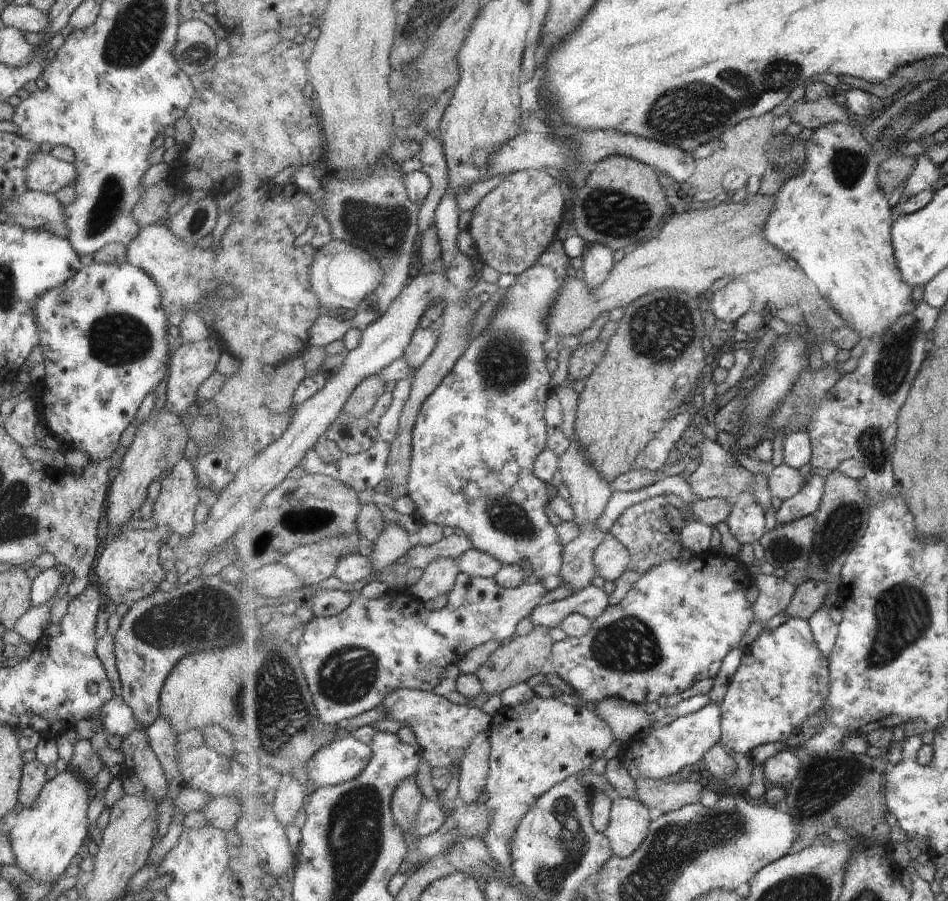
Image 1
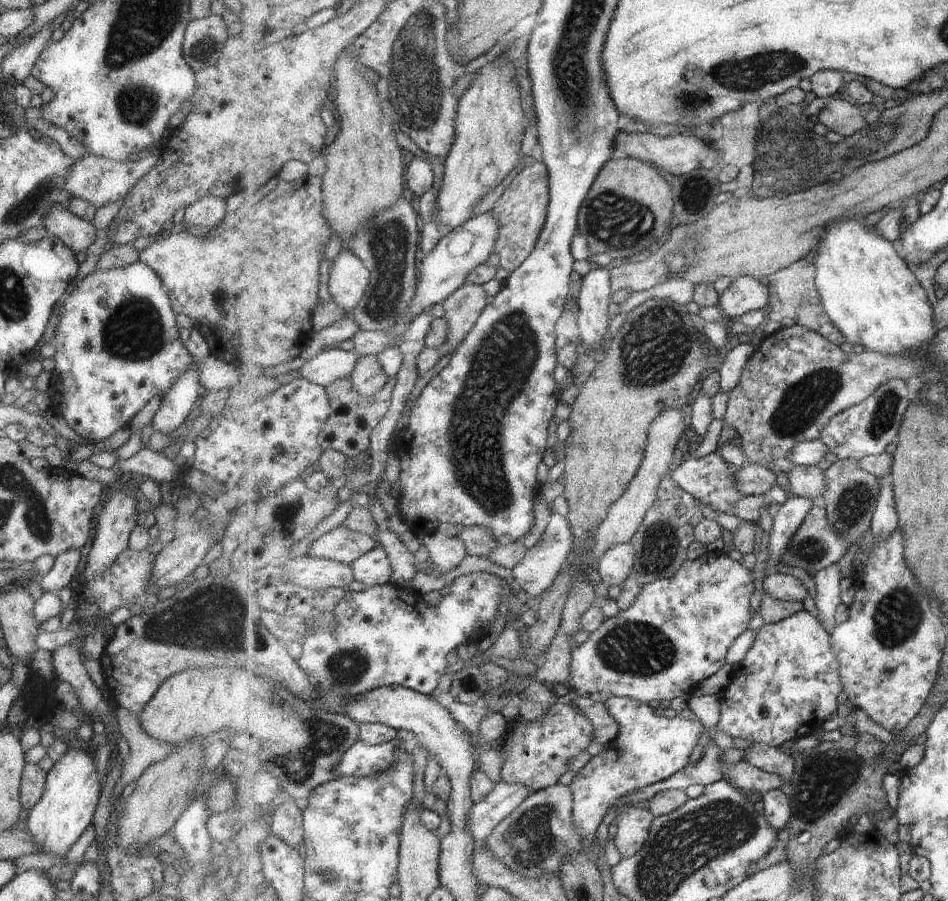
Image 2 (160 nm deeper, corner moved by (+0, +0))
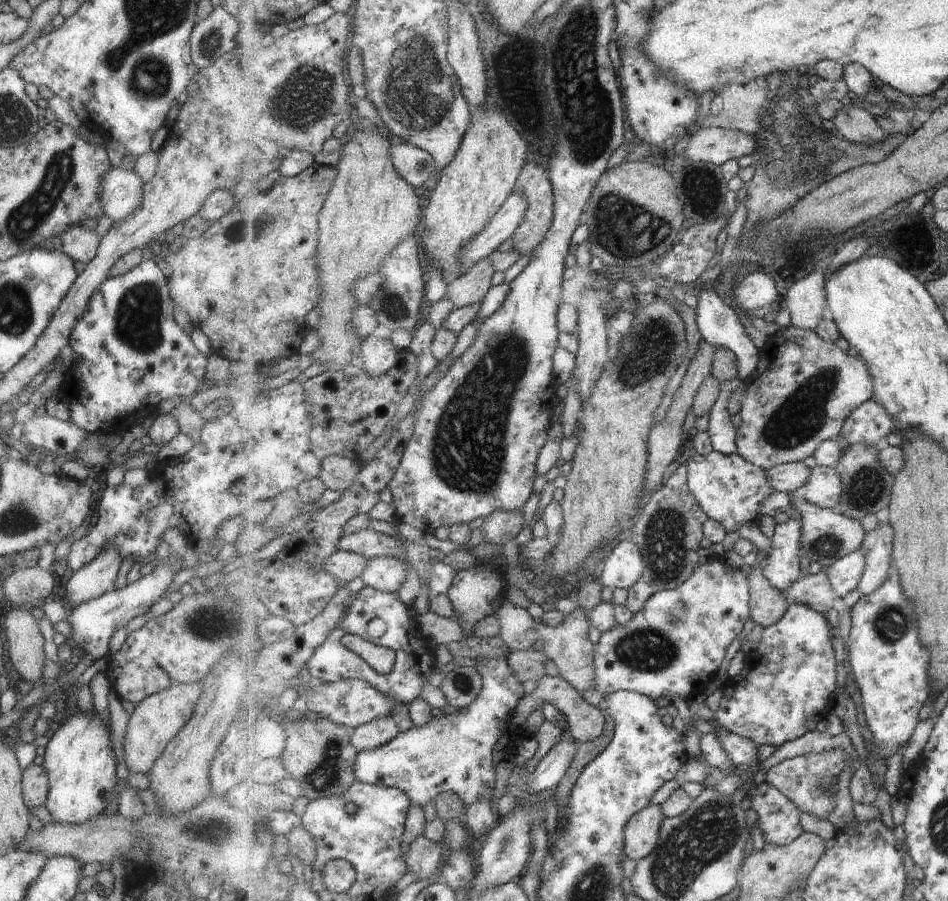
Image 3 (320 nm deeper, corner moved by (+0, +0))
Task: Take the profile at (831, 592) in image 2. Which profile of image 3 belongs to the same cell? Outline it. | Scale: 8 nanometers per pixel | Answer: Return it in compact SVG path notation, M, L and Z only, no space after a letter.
M863 548L840 558L833 566L825 568L833 590L841 597L851 590L858 590L866 571L866 552Z

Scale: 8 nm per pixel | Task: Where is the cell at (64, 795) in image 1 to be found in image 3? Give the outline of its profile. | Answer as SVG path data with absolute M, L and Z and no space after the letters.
M92 711L78 713L68 717L49 737L44 746L42 767L48 778L48 793L44 800L45 808L52 814L55 823L80 823L103 812L113 787L117 782L116 760L110 745L110 730L108 722L101 720Z

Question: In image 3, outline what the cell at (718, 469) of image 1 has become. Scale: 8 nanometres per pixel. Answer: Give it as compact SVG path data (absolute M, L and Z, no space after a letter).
M803 461L785 463L775 468L770 468L768 475L773 488L779 492L795 492L801 486L806 486L812 477L812 470L805 466Z

